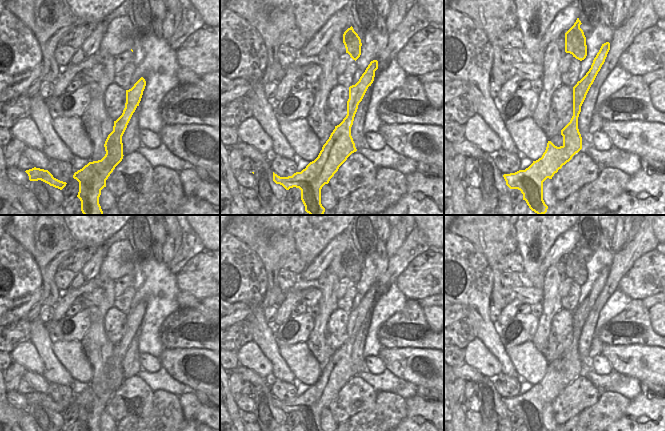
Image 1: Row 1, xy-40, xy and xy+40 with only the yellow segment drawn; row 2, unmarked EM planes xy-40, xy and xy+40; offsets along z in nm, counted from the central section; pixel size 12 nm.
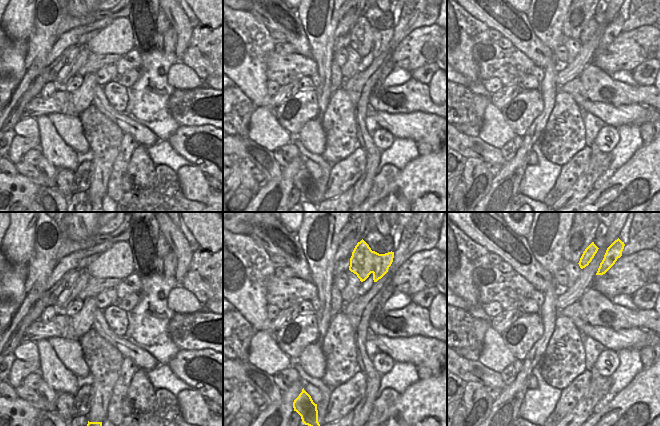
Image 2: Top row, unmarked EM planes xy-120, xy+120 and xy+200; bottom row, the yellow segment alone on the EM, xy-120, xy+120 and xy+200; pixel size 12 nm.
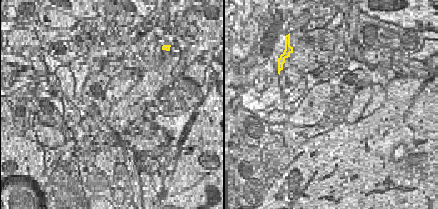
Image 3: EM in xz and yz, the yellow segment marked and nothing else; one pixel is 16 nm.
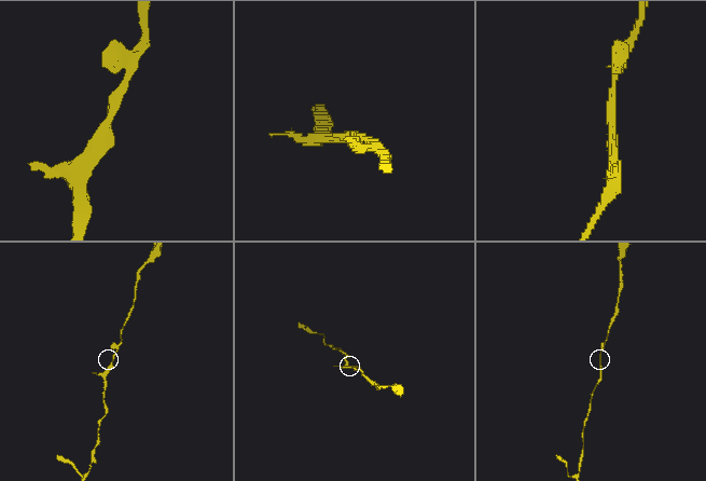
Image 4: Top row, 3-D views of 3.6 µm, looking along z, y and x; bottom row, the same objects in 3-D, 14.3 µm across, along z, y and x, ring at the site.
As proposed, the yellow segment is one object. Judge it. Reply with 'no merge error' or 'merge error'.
no merge error

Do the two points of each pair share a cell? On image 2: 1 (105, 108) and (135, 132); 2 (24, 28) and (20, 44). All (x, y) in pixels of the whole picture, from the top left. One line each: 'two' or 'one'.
1: one
2: two

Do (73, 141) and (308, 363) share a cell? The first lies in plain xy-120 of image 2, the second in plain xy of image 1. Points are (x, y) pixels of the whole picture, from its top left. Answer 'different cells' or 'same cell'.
same cell

